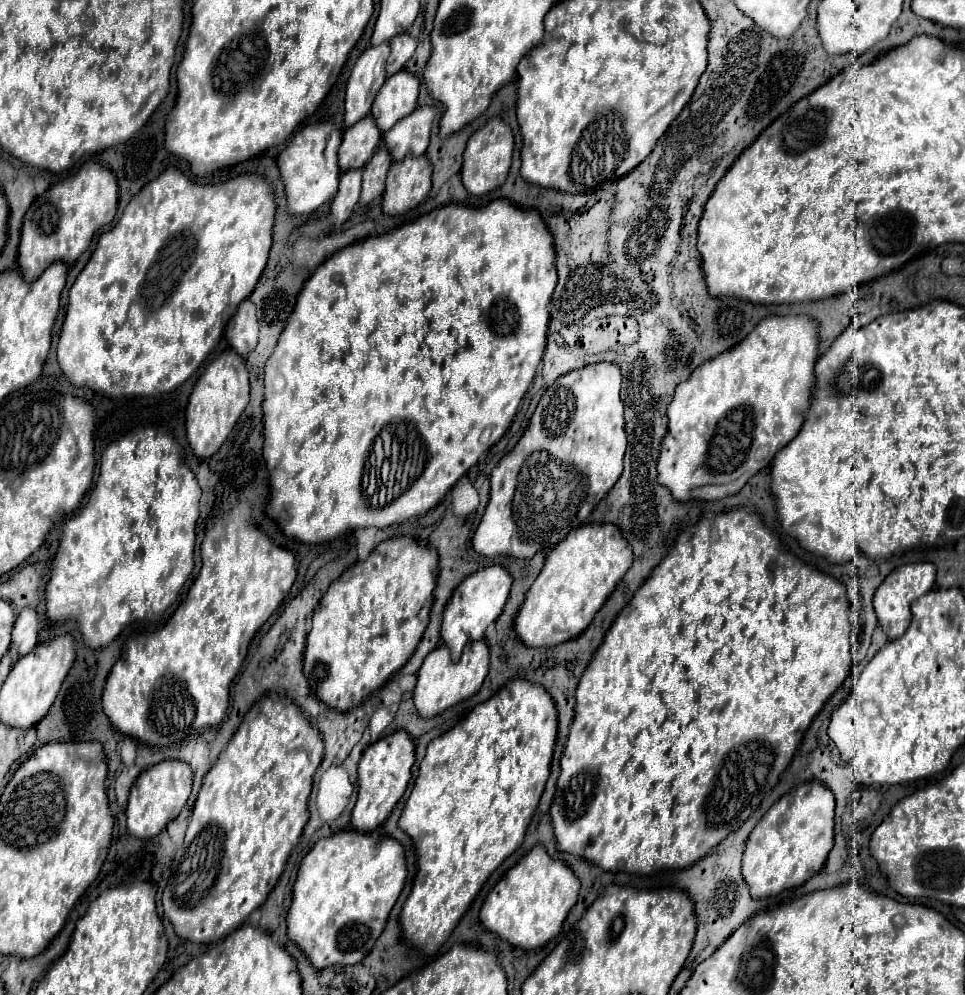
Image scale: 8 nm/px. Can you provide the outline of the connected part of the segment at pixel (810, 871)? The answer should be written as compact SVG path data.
M807 781L783 795L755 825L743 853L743 879L755 895L765 899L809 881L823 869L833 847L835 797L819 781Z

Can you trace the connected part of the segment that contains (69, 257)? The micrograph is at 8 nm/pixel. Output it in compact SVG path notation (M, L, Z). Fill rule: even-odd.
M85 163L73 177L55 183L27 209L19 243L19 271L27 281L39 275L55 261L73 265L91 245L93 235L103 225L109 225L117 213L117 179L115 175L97 165Z

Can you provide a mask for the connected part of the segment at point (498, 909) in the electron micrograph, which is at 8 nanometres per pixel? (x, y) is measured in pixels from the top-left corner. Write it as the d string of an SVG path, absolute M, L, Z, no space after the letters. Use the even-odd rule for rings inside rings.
M537 845L529 851L487 895L479 919L487 931L505 939L513 947L535 949L551 941L575 905L579 893L579 879L559 859L551 859L547 851Z

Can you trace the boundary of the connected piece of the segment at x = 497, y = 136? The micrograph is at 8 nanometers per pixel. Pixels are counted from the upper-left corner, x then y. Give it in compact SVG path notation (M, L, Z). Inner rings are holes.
M491 119L485 127L475 131L467 143L465 155L463 155L463 169L461 169L461 179L469 195L487 195L493 189L501 187L507 179L509 167L511 167L511 157L513 157L513 133L507 123L501 119Z

